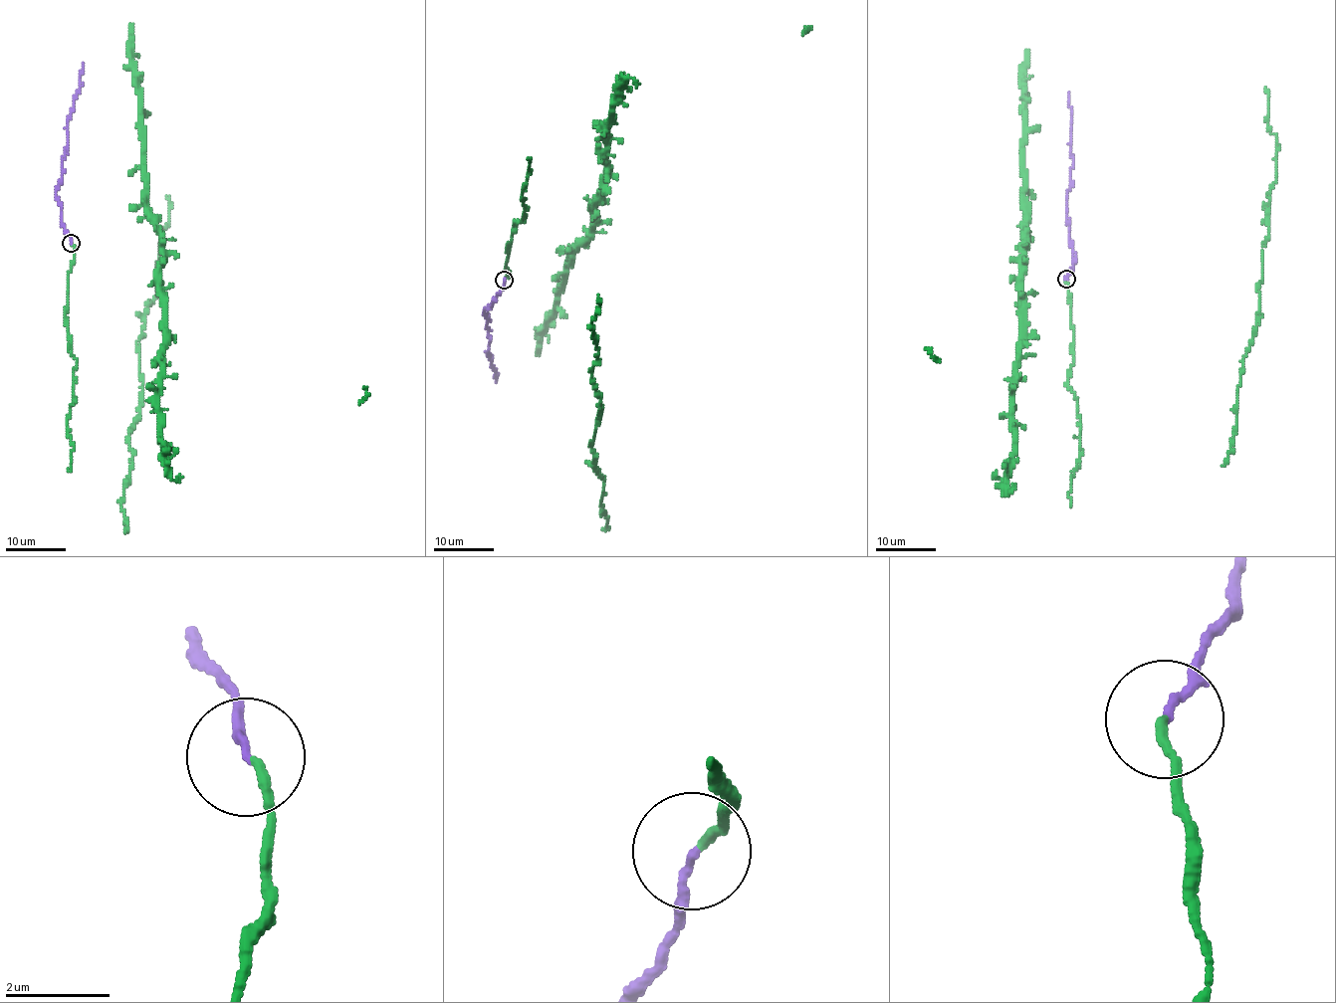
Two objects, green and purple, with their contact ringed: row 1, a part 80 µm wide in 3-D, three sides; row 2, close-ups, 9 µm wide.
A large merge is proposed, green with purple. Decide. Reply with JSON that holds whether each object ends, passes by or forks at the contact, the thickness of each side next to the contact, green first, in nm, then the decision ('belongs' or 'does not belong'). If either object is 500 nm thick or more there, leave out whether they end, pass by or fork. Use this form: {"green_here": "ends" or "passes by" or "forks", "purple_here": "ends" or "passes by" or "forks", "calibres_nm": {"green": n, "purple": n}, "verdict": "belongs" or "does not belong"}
{"green_here": "ends", "purple_here": "ends", "calibres_nm": {"green": 160, "purple": 130}, "verdict": "belongs"}

